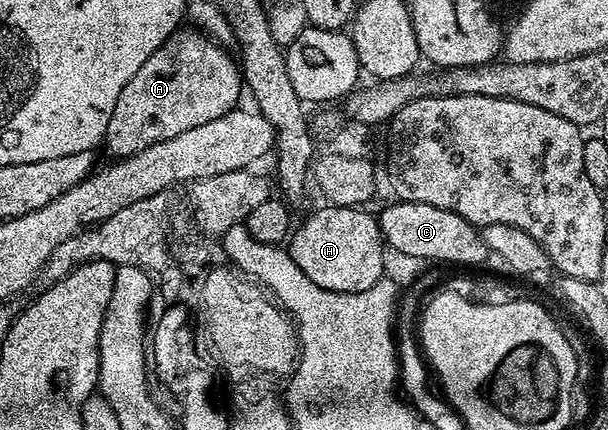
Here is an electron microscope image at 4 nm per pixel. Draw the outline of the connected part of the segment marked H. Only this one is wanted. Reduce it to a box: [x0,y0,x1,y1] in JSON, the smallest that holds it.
[290,206,385,292]

